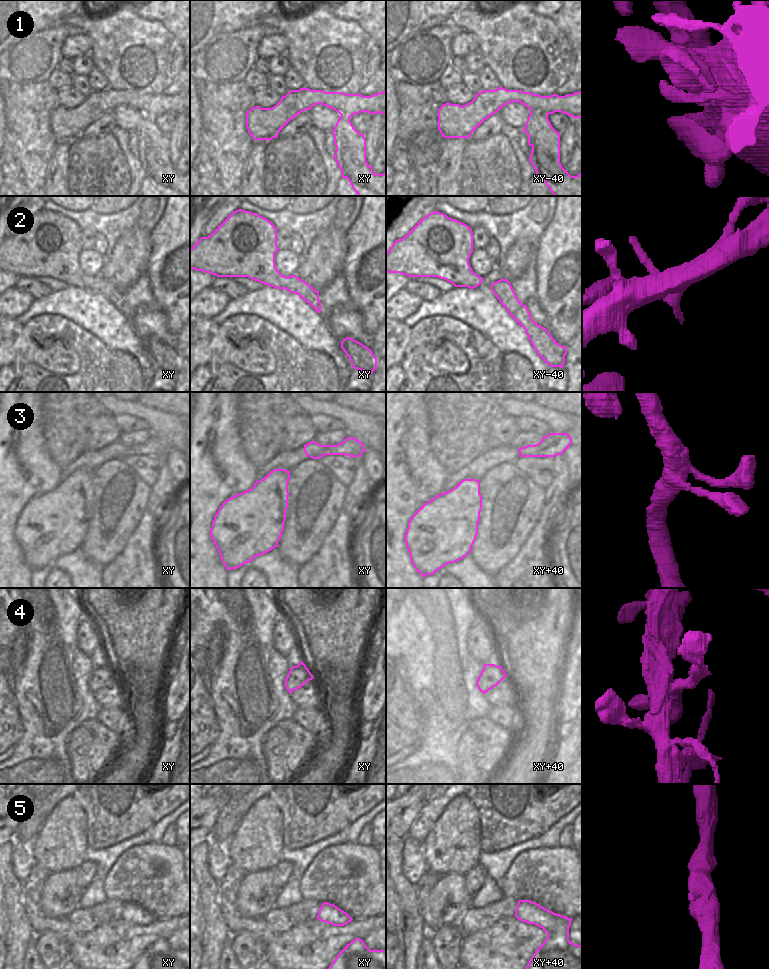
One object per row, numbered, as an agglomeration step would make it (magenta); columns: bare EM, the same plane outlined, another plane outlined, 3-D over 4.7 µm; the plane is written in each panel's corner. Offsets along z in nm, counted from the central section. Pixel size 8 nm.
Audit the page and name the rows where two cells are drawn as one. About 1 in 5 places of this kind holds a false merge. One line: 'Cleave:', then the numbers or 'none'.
Cleave: 4

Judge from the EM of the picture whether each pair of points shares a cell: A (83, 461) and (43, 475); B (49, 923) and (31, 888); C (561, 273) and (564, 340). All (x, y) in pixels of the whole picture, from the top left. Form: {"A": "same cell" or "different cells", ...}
{"A": "different cells", "B": "same cell", "C": "same cell"}

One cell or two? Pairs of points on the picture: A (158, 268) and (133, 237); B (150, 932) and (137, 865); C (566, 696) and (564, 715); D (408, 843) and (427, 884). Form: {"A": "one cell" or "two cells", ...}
{"A": "two cells", "B": "two cells", "C": "one cell", "D": "two cells"}

